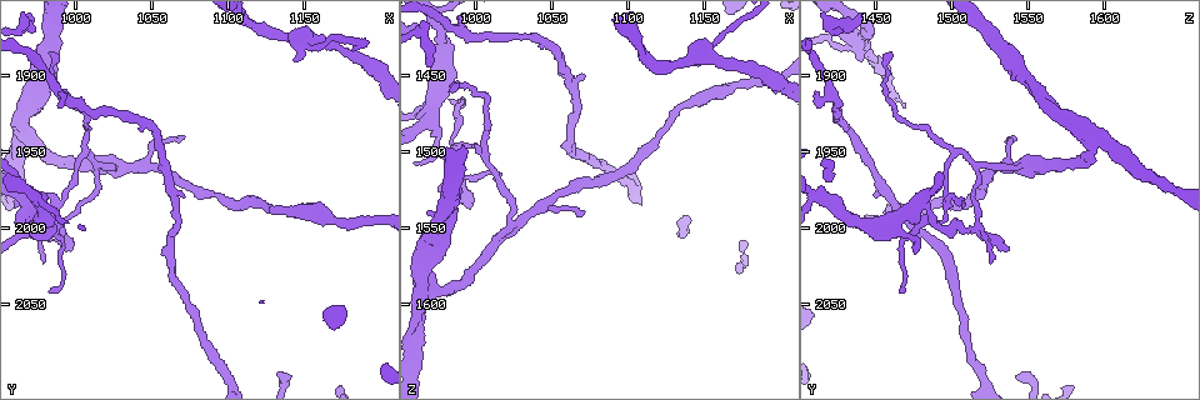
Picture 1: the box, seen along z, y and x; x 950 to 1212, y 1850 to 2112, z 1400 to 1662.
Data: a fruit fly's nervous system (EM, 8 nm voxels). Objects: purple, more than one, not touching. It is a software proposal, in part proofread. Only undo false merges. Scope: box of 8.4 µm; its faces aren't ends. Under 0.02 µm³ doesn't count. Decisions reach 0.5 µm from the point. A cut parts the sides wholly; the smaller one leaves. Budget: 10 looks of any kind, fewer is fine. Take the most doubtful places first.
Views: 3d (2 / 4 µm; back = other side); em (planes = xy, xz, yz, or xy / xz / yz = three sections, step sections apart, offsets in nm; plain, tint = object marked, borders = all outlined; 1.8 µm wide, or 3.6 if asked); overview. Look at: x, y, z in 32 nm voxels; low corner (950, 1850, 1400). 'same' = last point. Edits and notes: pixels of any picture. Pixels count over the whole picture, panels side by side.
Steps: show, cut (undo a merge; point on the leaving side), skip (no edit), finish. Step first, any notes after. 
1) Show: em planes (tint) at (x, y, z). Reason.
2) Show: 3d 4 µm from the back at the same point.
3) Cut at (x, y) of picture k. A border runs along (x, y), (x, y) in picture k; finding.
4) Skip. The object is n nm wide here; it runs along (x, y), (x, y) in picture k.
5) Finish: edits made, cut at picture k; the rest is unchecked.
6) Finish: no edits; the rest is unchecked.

Show: em 3.6 µm planes (tint) at (1148, 1876, 1436). Narrows sharply.

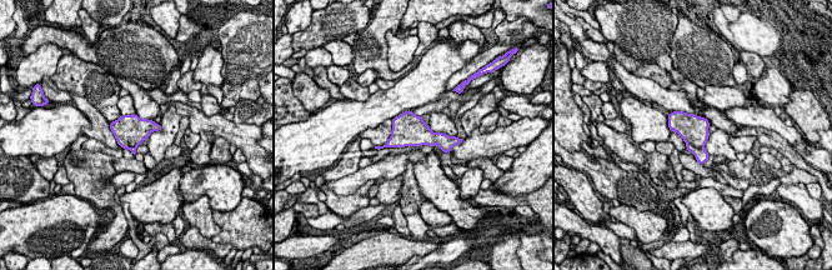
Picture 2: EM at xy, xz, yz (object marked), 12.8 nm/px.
Cut at (701, 155) of picture 2. The object is 360 nm wide here; two neurons meet here.

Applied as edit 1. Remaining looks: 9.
Show: overview. See it whole again.

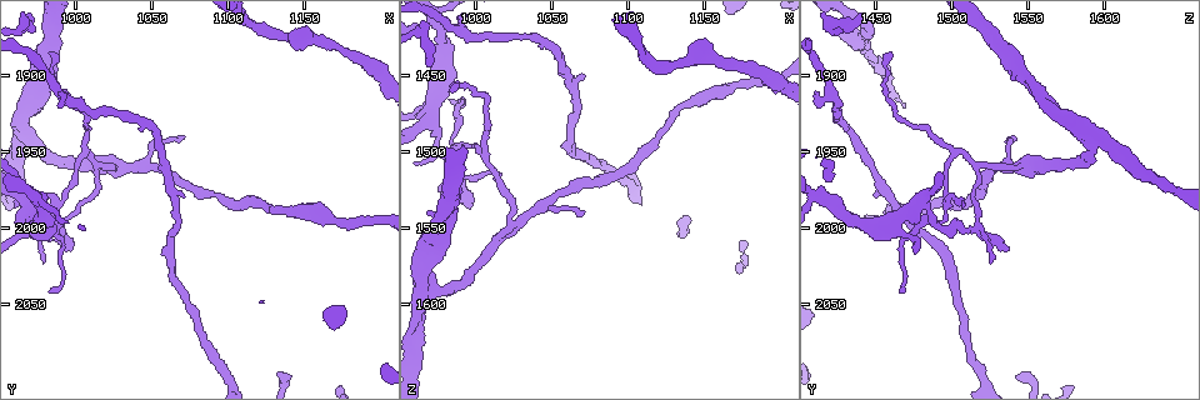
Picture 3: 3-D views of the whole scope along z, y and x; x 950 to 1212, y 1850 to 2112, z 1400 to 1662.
Show: 3d 4 µm at (1030, 1962, 1542). Abrupt turn.

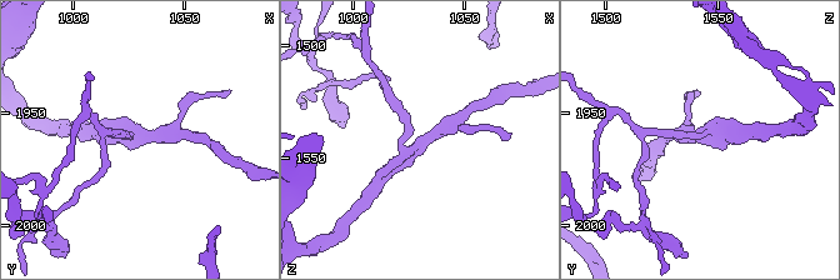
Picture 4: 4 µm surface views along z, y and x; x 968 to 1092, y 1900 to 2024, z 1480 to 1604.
Show: em 3.6 µm planes (plain) at (1029, 1960, 1544). 3 arms meet here.

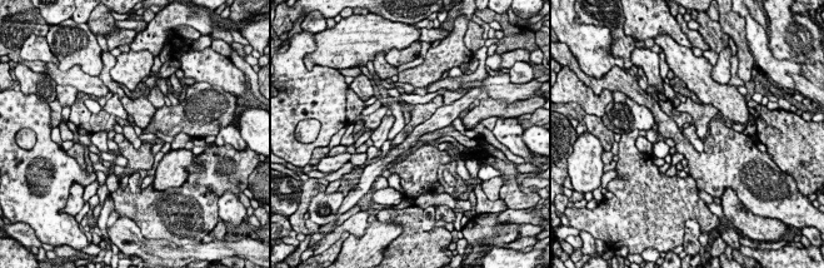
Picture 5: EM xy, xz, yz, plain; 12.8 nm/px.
Show: em 3.6 µm planes (tint) at the same point. Where the object lies.

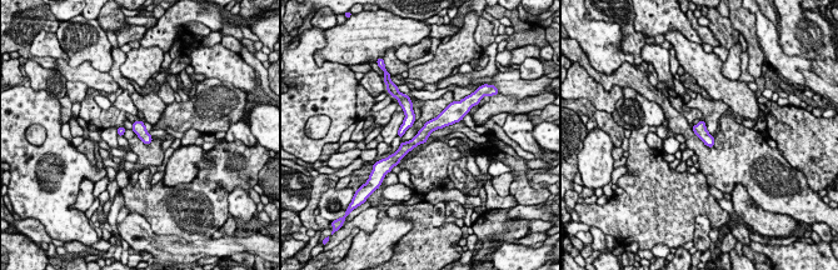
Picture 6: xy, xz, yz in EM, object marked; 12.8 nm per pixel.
Skip. It runs along (448, 111), (394, 158) in picture 6; one neuron here.

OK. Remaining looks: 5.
Show: em yz step 4 (tint) at (970, 1944, 1590). A fork.

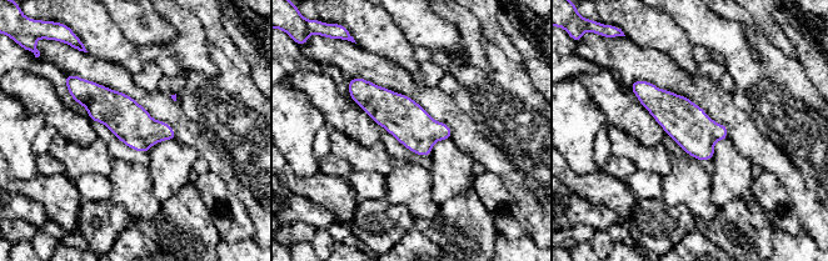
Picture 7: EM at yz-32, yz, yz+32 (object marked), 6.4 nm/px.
Skip. It runs along (75, 83), (139, 131), (171, 136) in picture 7; one neuron here.

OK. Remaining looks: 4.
Show: em 3.6 µm planes (tint) at (988, 2000, 1518). Sharp bend.

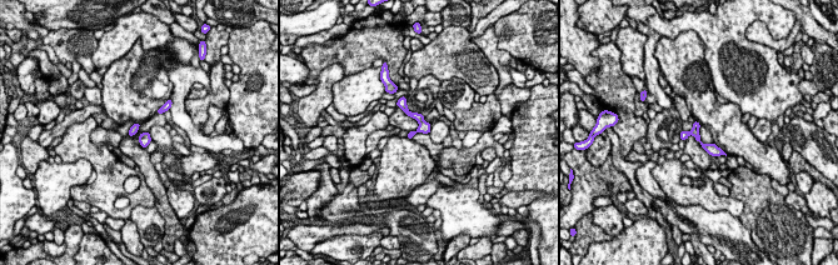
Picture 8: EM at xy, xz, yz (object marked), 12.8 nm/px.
Cut at (684, 135) of picture 8. The part that leaves runs along (683, 134), (693, 134), (704, 146), (718, 151) in picture 8; a second neuron is stuck on.

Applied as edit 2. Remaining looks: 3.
Finish: edits made, cut at picture 2, cut at picture 8; the rest is unchecked.

